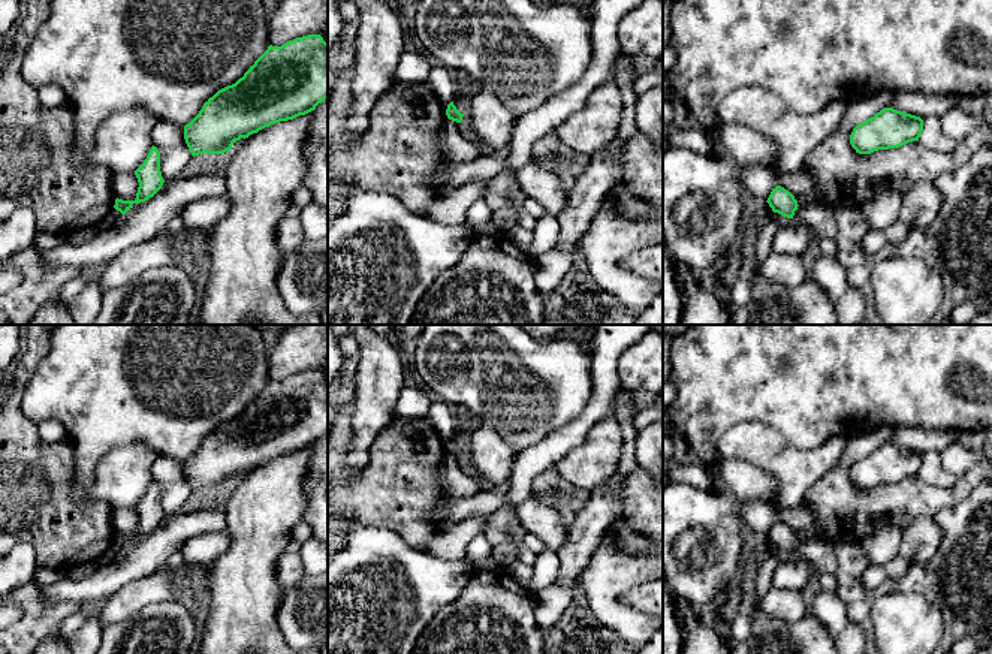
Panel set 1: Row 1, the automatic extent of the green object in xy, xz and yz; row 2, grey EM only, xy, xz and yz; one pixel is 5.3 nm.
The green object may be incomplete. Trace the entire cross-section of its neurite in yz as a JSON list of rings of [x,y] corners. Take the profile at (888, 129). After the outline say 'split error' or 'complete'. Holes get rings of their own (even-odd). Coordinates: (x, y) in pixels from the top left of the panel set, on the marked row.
[[[884,108],[853,129],[850,144],[856,153],[871,154],[919,141],[922,132],[923,120],[920,117]]]; complete

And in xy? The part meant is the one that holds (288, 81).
[[[320,34],[296,37],[281,46],[269,45],[242,78],[218,90],[203,103],[199,114],[184,126],[184,139],[192,156],[203,153],[223,154],[232,150],[232,145],[241,138],[245,139],[271,124],[305,115],[325,99],[328,99],[328,43]]]; complete

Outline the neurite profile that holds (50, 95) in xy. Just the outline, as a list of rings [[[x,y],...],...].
[[[55,84],[37,87],[37,97],[48,108],[57,108],[67,102],[66,91]]]

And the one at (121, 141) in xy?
[[[142,106],[114,112],[96,129],[91,163],[105,165],[114,174],[135,174],[153,147],[151,130],[156,123],[157,117]]]

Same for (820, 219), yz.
[[[824,204],[797,207],[793,218],[809,227],[820,239],[832,238],[836,241],[836,251],[833,256],[847,269],[850,286],[859,287],[863,293],[866,317],[872,325],[884,325],[877,313],[872,286],[869,281],[875,260],[863,253],[862,245],[856,245],[854,242],[839,236],[835,221],[835,210]]]

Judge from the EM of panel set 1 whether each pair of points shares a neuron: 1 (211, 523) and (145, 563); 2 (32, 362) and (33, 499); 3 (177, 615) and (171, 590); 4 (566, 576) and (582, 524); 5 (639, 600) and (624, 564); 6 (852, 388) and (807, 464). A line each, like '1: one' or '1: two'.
1: one
2: one
3: two
4: one
5: two
6: two

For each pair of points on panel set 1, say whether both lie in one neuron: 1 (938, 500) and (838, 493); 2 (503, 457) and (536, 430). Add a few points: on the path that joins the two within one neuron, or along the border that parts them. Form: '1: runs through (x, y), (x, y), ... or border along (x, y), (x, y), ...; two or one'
1: runs through (913, 500), (864, 500); one
2: border along (501, 437), (518, 452); two

